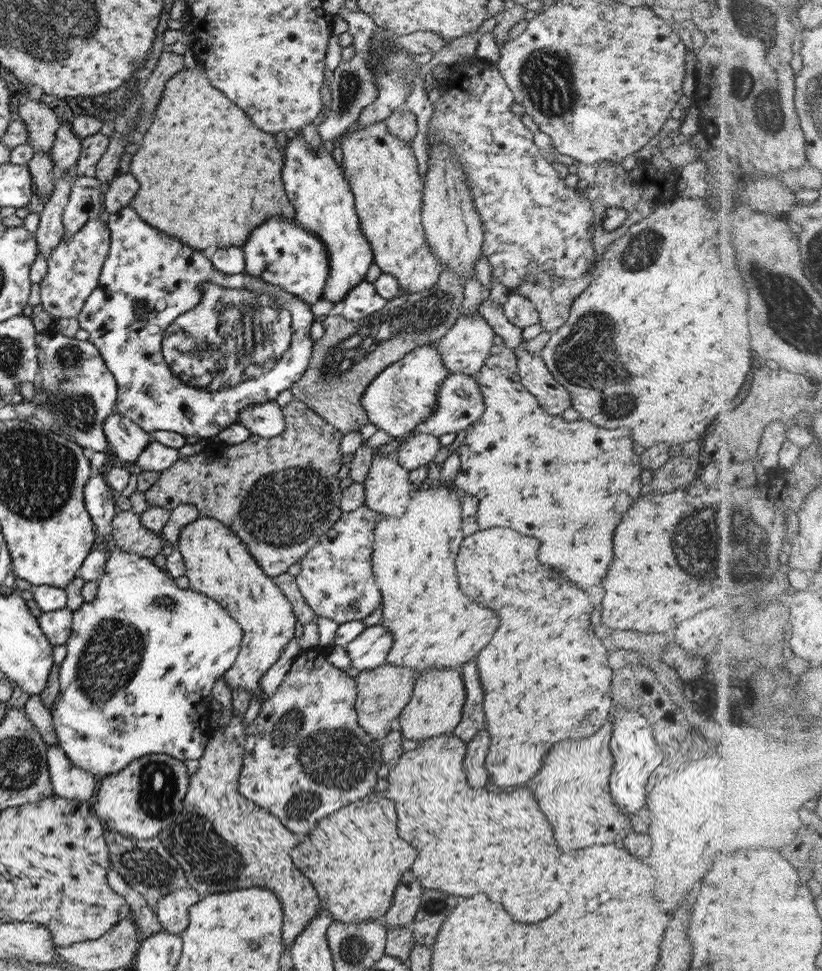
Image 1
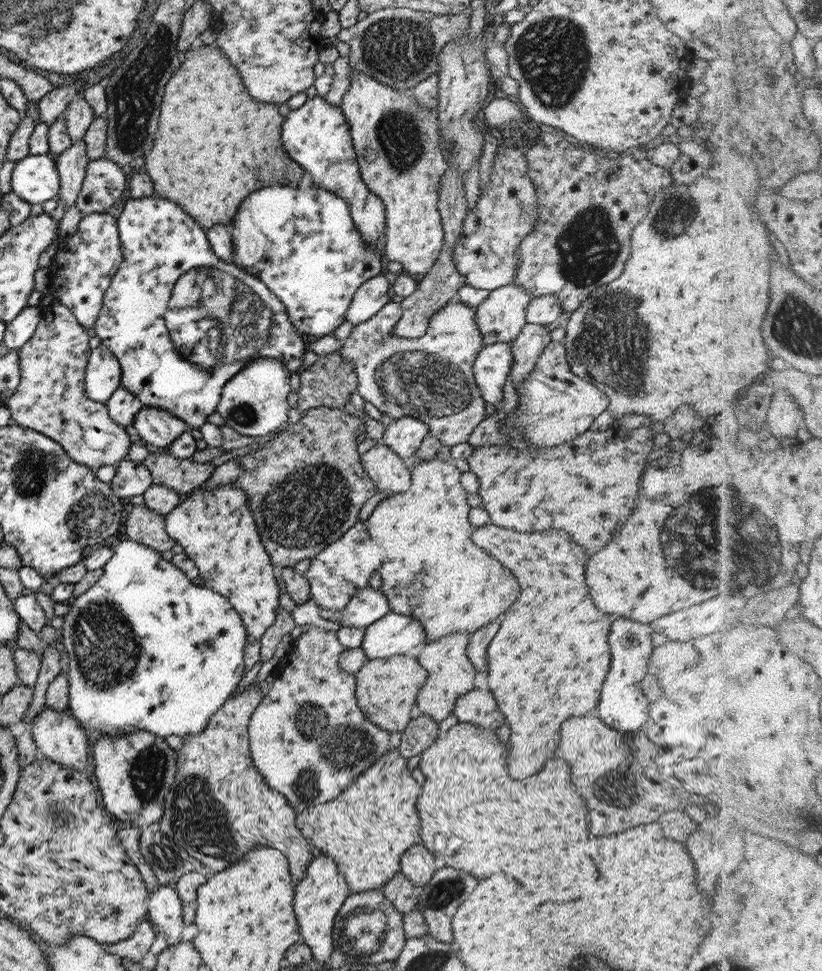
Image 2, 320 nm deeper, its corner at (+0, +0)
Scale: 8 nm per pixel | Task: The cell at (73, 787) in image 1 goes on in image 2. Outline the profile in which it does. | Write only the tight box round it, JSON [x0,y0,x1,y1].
[30,707,89,772]

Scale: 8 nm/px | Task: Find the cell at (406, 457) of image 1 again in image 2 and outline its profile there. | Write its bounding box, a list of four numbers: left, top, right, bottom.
[381,416,428,459]

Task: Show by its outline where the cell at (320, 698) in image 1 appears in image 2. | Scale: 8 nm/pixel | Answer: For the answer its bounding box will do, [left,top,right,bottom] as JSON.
[246,626,391,814]

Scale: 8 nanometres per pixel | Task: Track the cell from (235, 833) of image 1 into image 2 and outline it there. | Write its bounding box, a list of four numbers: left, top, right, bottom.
[157,679,317,884]

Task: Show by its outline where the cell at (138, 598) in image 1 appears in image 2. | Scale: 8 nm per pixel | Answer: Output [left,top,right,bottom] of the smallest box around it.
[59,539,246,736]

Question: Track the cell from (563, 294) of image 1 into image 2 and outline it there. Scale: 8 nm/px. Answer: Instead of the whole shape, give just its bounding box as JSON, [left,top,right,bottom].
[511,127,674,312]

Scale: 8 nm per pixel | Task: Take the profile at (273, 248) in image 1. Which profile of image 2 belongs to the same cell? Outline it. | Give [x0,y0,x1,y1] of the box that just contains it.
[229,176,381,339]

